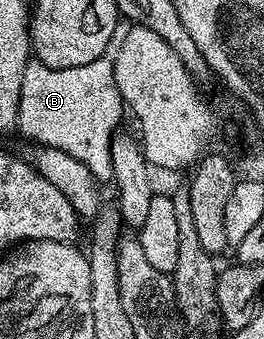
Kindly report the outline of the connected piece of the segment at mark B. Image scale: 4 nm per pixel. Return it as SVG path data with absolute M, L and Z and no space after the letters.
M107 56L89 62L86 66L65 68L47 67L36 58L30 59L23 70L23 88L19 90L19 132L27 139L34 140L34 145L68 152L80 158L91 171L98 171L100 175L110 175L110 144L120 127L118 124L121 116L125 114L124 100L114 86L113 74L113 61Z

